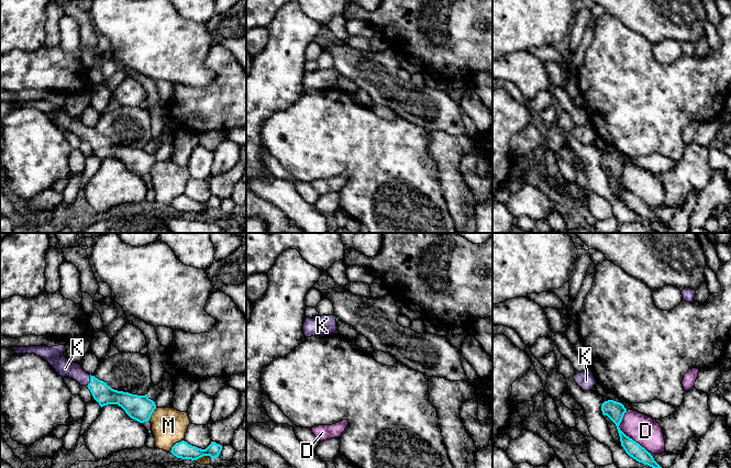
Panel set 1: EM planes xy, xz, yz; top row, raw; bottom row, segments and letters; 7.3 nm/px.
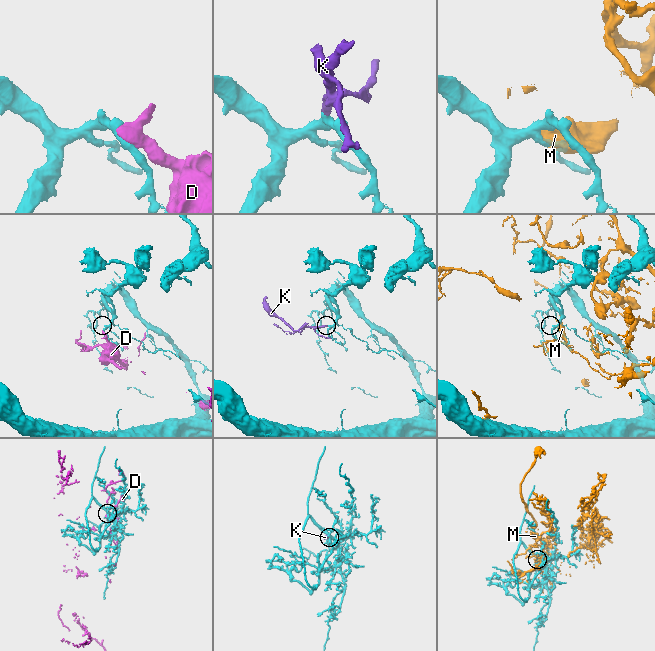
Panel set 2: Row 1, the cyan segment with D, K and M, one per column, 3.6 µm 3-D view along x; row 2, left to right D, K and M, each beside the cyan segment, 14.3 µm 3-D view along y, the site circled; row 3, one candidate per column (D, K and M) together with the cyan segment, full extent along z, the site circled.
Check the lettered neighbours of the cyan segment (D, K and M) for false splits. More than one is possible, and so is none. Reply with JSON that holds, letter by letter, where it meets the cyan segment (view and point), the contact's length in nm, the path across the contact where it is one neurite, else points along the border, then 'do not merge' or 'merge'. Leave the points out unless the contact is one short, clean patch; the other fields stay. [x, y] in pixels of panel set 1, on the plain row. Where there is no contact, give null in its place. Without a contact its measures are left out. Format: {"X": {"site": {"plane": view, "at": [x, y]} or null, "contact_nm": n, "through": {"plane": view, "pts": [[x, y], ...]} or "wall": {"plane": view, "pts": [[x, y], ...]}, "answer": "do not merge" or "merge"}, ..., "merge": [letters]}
{"D": {"site": {"plane": "yz", "at": [626, 189]}, "contact_nm": 360, "answer": "do not merge"}, "K": {"site": {"plane": "xy", "at": [90, 134]}, "contact_nm": 90, "through": {"plane": "xy", "pts": [[102, 147], [90, 134], [65, 122]]}, "answer": "merge"}, "M": {"site": {"plane": "xy", "at": [175, 198]}, "contact_nm": 130, "answer": "do not merge"}, "merge": ["K"]}

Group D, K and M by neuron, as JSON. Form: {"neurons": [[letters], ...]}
{"neurons": [["D"], ["K"], ["M"]]}

